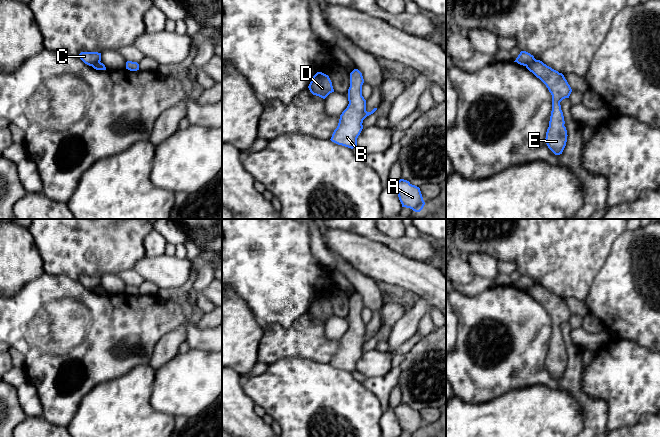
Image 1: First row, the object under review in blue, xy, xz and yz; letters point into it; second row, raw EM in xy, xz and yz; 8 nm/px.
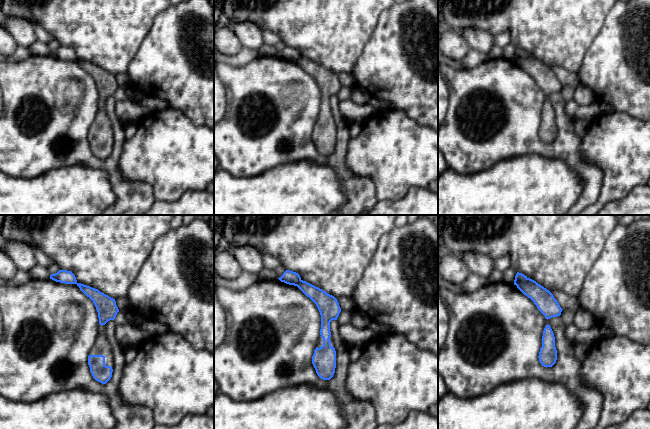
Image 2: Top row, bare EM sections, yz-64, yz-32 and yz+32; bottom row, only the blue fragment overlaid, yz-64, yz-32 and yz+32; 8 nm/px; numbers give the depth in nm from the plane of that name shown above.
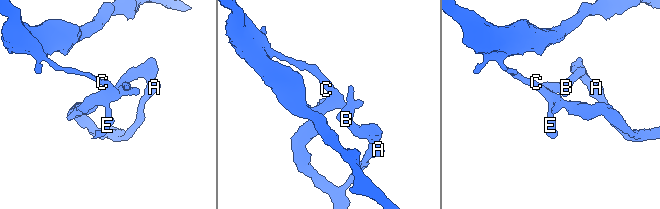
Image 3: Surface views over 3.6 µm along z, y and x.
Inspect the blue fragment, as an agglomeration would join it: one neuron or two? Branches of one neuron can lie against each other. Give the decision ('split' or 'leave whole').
split

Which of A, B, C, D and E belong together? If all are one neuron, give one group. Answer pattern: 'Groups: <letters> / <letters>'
Groups: A B D E / C

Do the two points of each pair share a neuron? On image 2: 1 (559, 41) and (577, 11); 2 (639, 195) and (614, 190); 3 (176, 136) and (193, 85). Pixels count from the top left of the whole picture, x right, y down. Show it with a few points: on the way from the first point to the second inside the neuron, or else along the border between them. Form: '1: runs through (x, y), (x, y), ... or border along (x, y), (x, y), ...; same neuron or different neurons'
1: runs through (559, 34), (559, 29), (570, 18); same neuron
2: border along (639, 185), (622, 199), (611, 200), (608, 203); different neurons
3: border along (171, 107), (180, 110), (195, 124), (203, 125); different neurons

